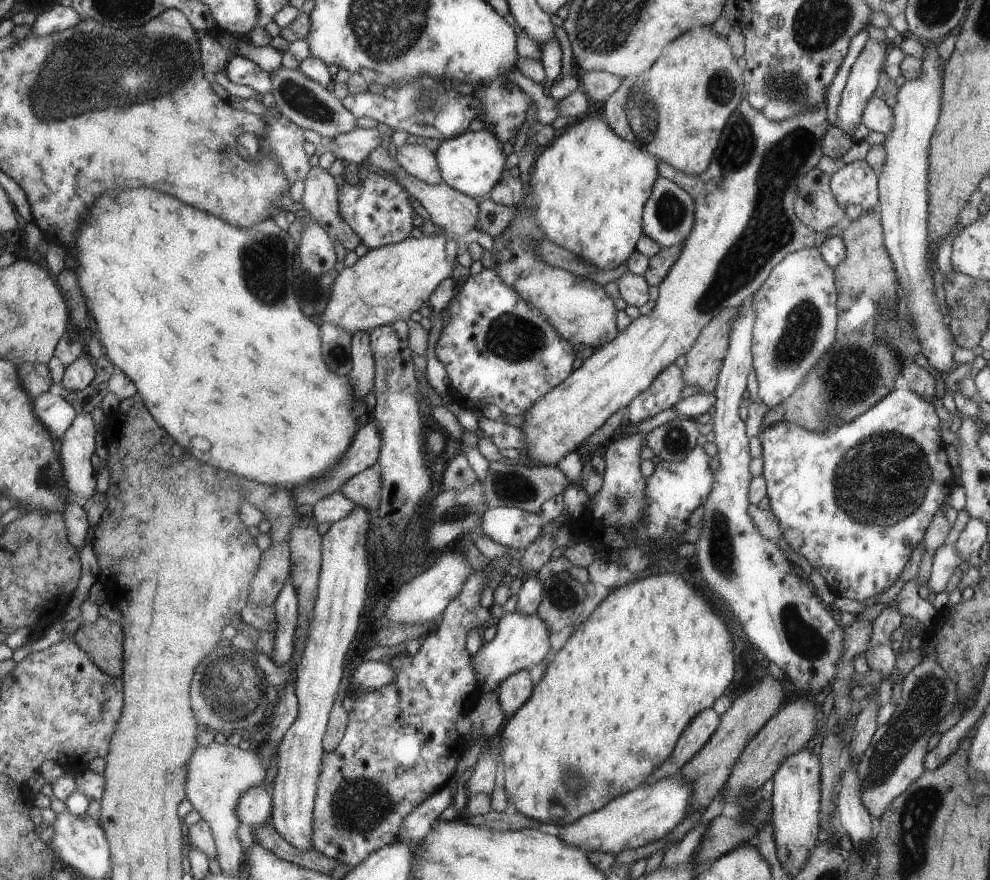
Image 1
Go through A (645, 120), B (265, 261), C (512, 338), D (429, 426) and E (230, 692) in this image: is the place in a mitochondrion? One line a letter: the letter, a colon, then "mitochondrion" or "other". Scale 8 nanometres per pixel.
A: mitochondrion
B: mitochondrion
C: mitochondrion
D: other
E: mitochondrion

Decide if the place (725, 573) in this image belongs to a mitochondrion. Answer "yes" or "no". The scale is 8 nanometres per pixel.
yes

